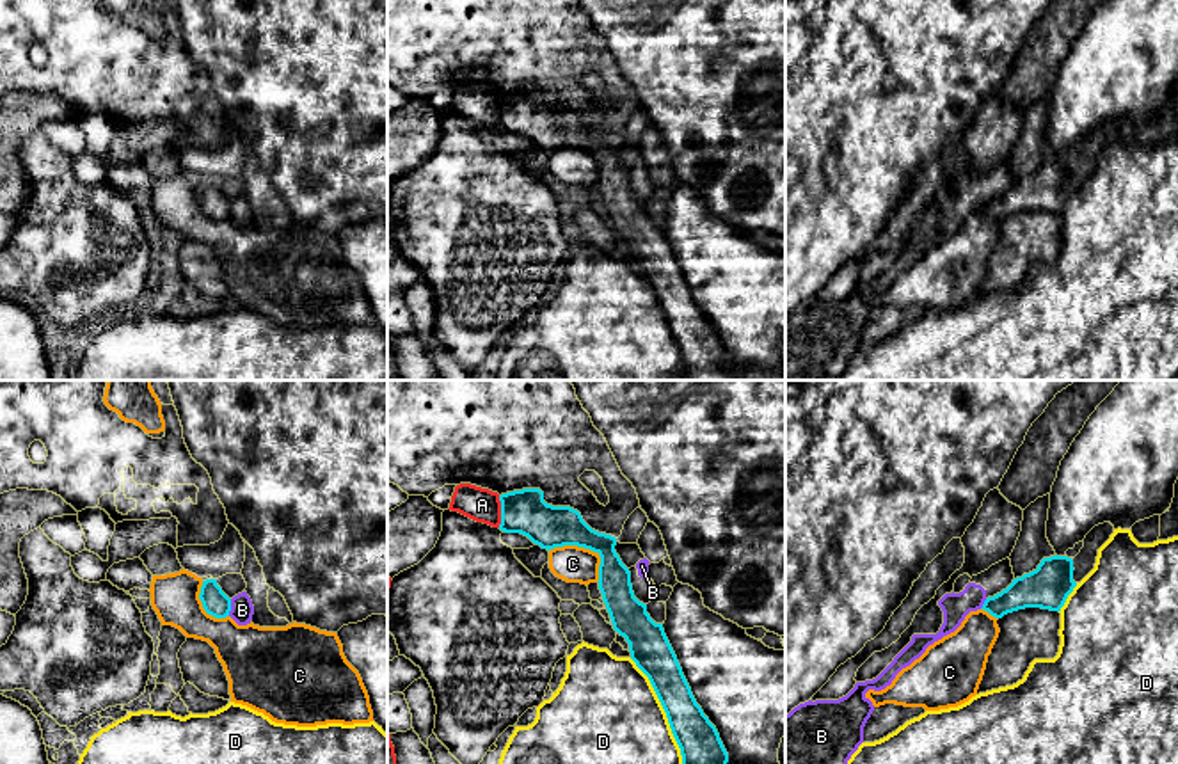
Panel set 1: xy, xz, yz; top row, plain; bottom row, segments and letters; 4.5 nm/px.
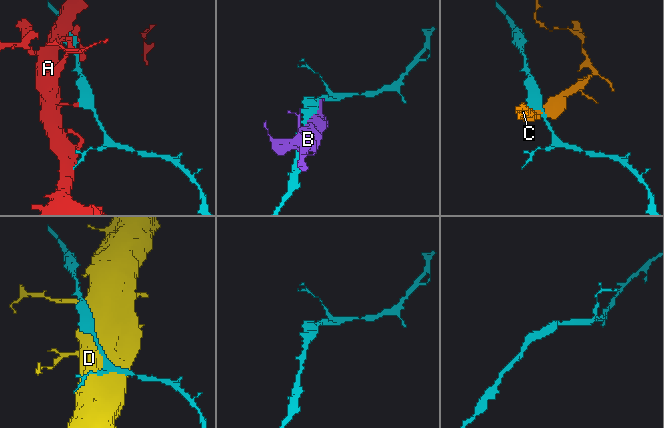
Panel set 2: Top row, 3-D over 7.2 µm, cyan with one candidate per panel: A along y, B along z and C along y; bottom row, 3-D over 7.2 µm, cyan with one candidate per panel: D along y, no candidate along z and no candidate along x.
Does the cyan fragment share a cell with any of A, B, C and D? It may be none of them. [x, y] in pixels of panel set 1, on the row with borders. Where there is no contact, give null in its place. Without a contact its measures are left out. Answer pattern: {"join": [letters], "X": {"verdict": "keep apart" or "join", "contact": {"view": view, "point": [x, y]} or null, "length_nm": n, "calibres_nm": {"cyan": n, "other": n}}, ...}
{"join": [], "A": {"verdict": "keep apart", "contact": {"view": "xz", "point": [501, 512]}, "length_nm": 140, "calibres_nm": {"cyan": 200, "other": 160}}, "B": {"verdict": "keep apart", "contact": {"view": "xy", "point": [230, 608]}, "length_nm": 80, "calibres_nm": {"cyan": 120, "other": 110}}, "C": {"verdict": "keep apart", "contact": {"view": "xz", "point": [587, 548]}, "length_nm": 280, "calibres_nm": {"cyan": 190, "other": 170}}, "D": {"verdict": "keep apart", "contact": {"view": "xz", "point": [665, 711]}, "length_nm": 550, "calibres_nm": {"cyan": 190, "other": 460}}}

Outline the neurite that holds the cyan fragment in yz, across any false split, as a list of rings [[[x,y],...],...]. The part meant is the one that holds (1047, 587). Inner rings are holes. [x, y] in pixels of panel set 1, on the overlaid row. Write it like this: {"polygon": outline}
{"polygon": [[[1068,556],[1043,558],[1036,570],[1013,579],[1006,590],[988,597],[981,609],[995,618],[1025,608],[1061,611],[1077,586],[1073,570],[1073,560]]]}

